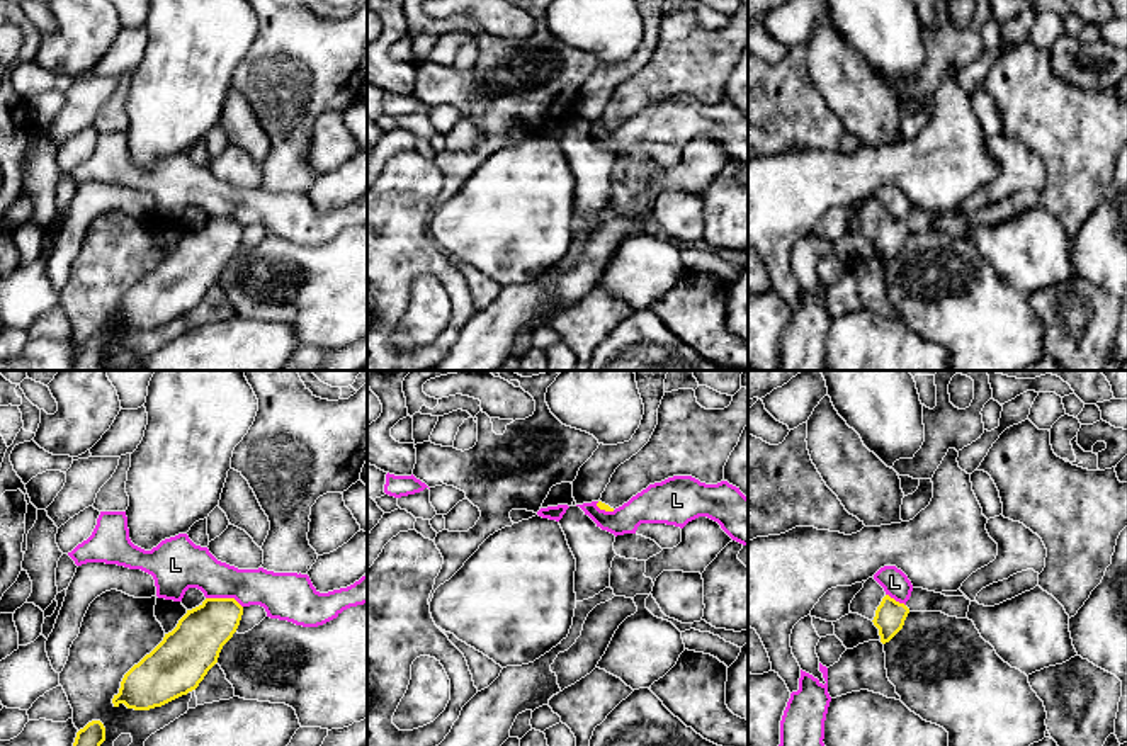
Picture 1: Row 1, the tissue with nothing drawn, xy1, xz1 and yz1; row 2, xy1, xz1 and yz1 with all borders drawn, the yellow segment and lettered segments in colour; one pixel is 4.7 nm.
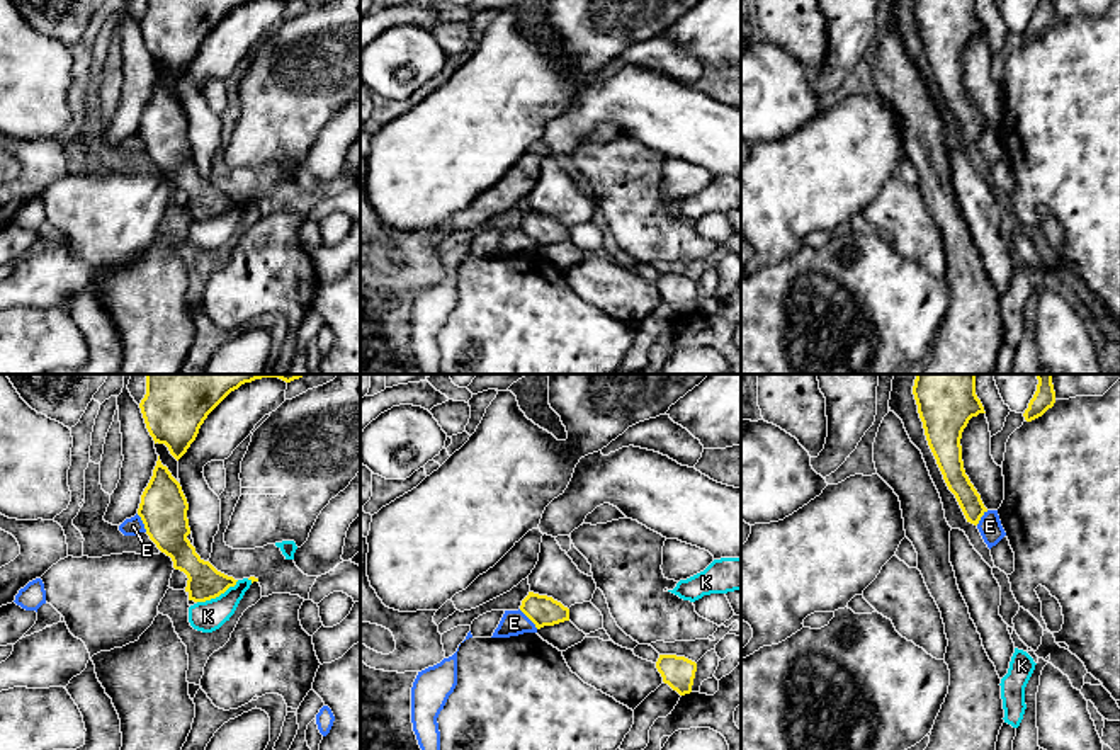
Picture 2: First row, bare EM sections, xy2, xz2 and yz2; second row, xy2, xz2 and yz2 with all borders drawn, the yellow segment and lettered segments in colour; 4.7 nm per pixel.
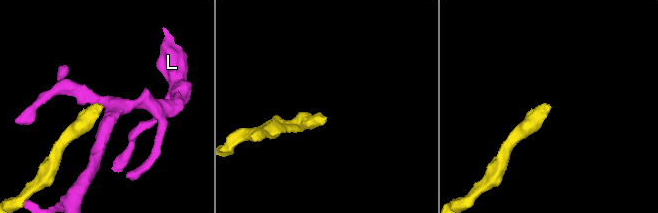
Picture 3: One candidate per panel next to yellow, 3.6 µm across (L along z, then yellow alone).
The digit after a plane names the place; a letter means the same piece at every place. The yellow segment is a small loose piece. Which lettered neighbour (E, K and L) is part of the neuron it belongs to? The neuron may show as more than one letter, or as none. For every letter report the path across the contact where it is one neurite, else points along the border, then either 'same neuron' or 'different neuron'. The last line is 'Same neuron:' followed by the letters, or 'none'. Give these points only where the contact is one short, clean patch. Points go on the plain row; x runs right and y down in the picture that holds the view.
E: border xz2 (519, 228), (537, 247); different neuron
K: border xy2 (238, 199), (218, 215), (197, 221); different neuron
L: border xy1 (206, 216), (232, 216), (242, 226); different neuron
Same neuron: none

